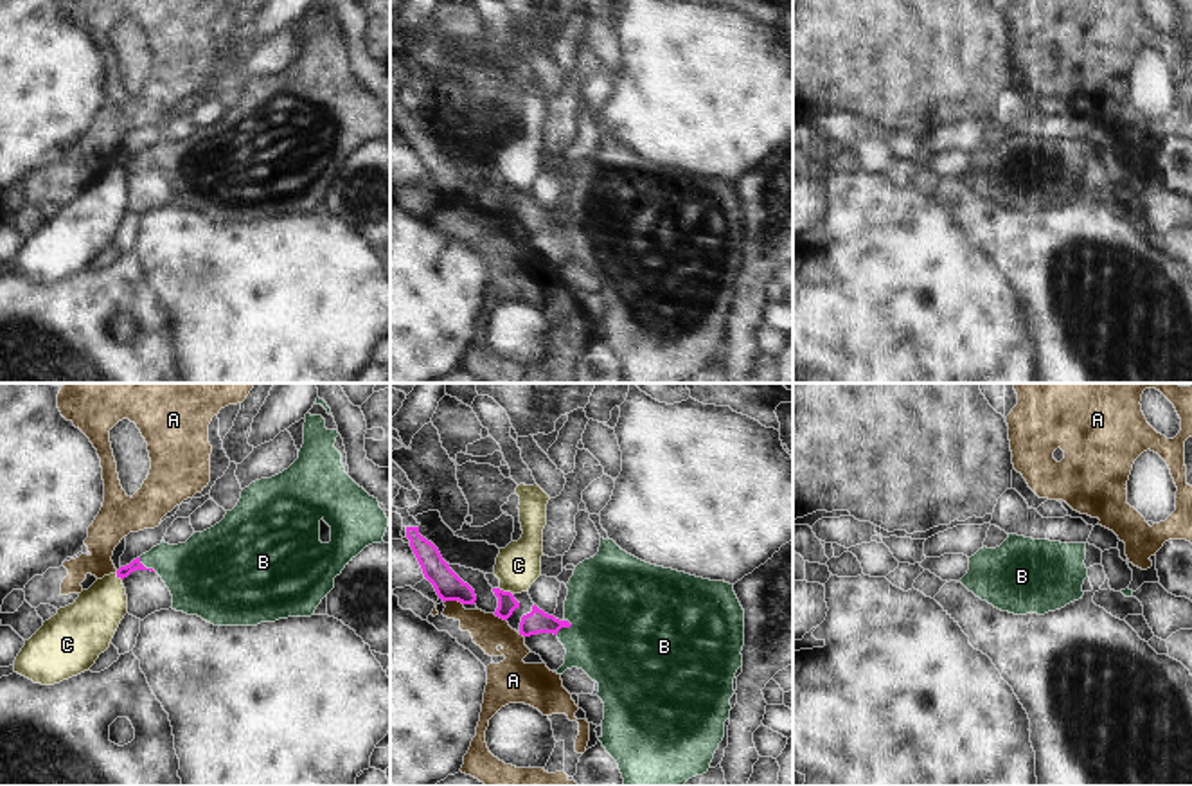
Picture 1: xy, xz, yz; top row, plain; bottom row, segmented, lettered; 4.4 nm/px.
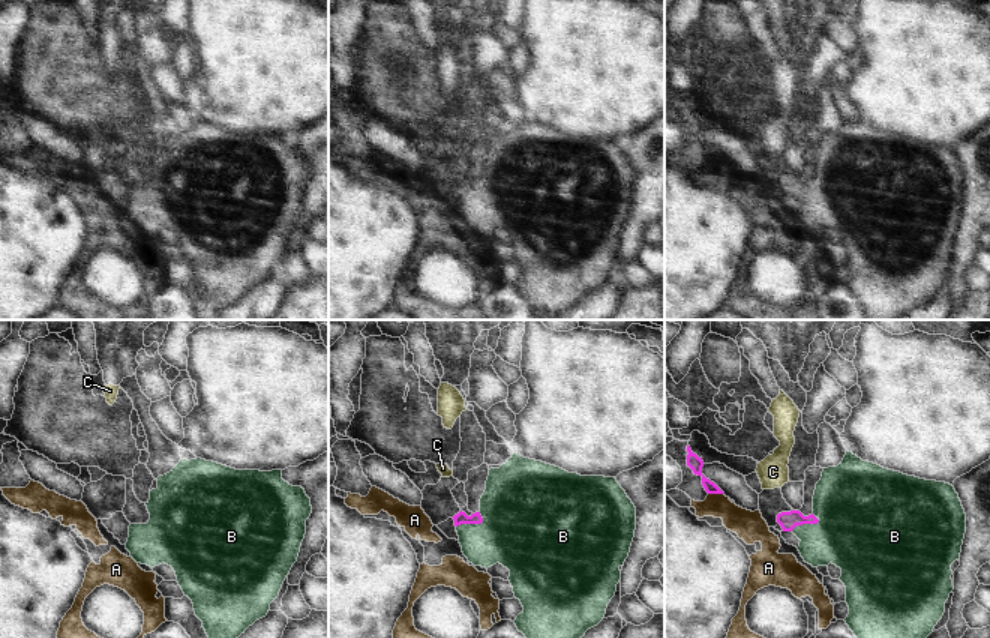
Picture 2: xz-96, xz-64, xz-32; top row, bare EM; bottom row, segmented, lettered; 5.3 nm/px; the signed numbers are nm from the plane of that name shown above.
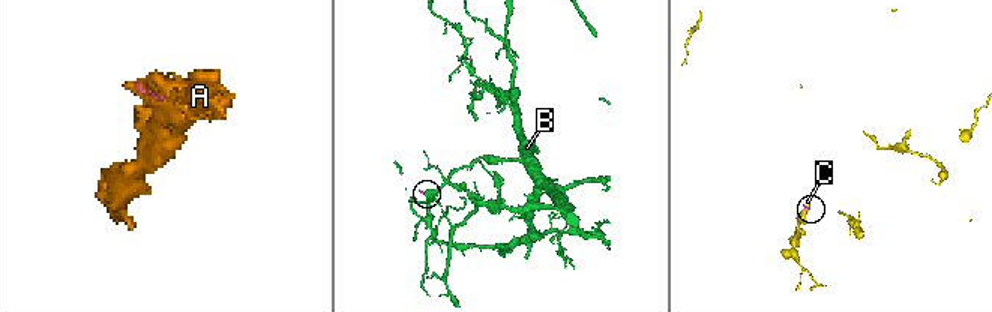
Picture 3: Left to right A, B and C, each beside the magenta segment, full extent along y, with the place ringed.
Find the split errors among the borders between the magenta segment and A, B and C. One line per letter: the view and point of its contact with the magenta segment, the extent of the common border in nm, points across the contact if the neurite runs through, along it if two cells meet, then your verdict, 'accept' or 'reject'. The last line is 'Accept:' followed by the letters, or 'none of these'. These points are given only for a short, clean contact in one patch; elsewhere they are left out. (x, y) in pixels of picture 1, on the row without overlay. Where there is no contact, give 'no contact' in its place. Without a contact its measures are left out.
A: xz (453, 196) | 90 nm | along xz (444, 198), (459, 198), (462, 202) | reject
B: xz (563, 223) | 90 nm | across xz (536, 218), (563, 223), (572, 229), (619, 229) | accept
C: xz (506, 189) | 70 nm | along xz (498, 186), (511, 191) | reject
Accept: B

